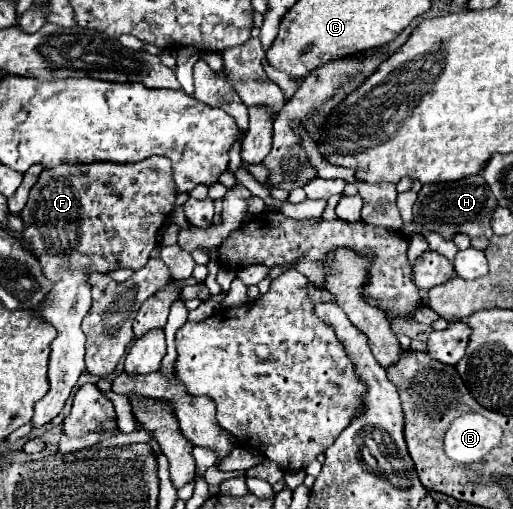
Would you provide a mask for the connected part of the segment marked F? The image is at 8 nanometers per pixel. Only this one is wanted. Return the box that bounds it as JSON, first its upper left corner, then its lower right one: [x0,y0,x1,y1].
[20,156,174,428]

